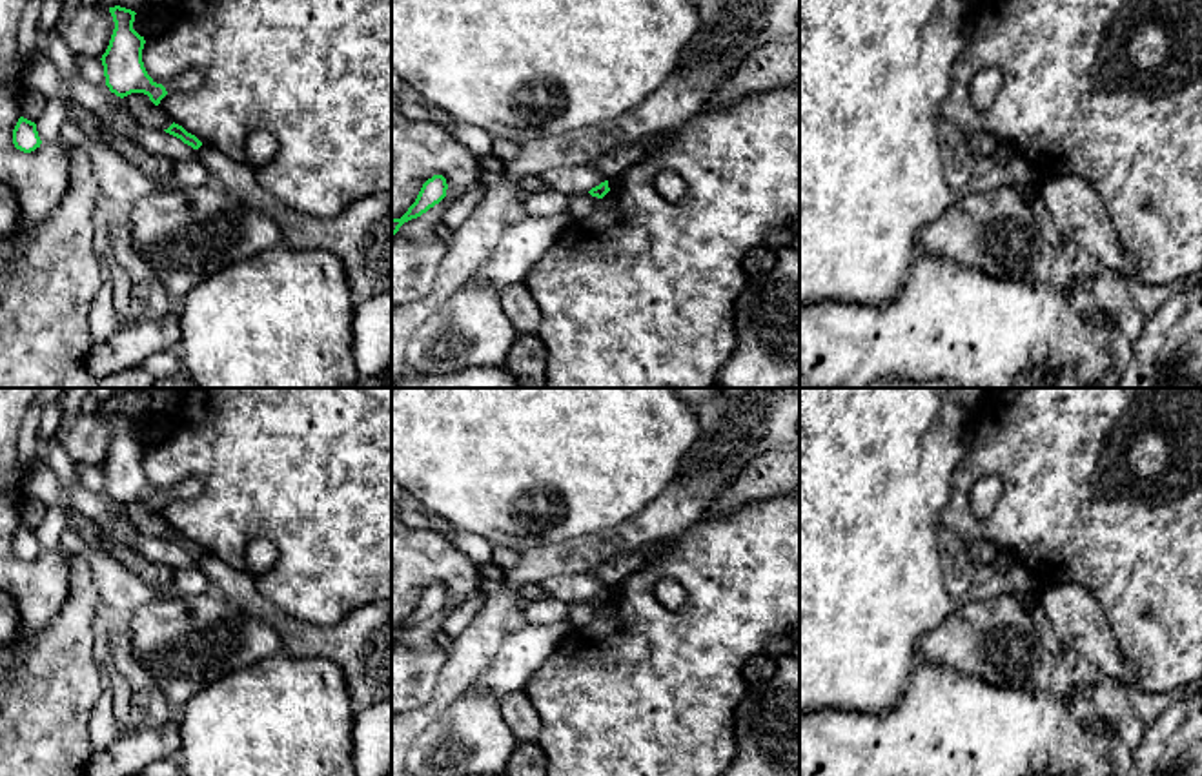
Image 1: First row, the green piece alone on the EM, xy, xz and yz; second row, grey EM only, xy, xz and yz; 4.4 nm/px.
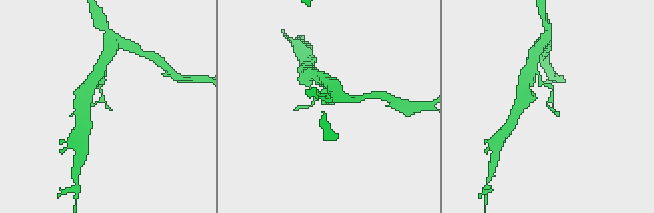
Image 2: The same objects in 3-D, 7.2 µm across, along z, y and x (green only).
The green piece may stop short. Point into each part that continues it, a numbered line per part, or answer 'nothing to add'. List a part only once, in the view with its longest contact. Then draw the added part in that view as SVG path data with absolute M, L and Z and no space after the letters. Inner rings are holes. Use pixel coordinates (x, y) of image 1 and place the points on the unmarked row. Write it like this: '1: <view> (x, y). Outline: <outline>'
nothing to add

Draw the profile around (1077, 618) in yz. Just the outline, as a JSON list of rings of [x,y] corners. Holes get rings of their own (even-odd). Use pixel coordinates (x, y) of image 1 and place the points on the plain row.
[[[1078,583],[1047,585],[1040,605],[1060,641],[1076,648],[1107,678],[1133,687],[1133,674],[1124,665],[1118,641],[1096,597]]]

